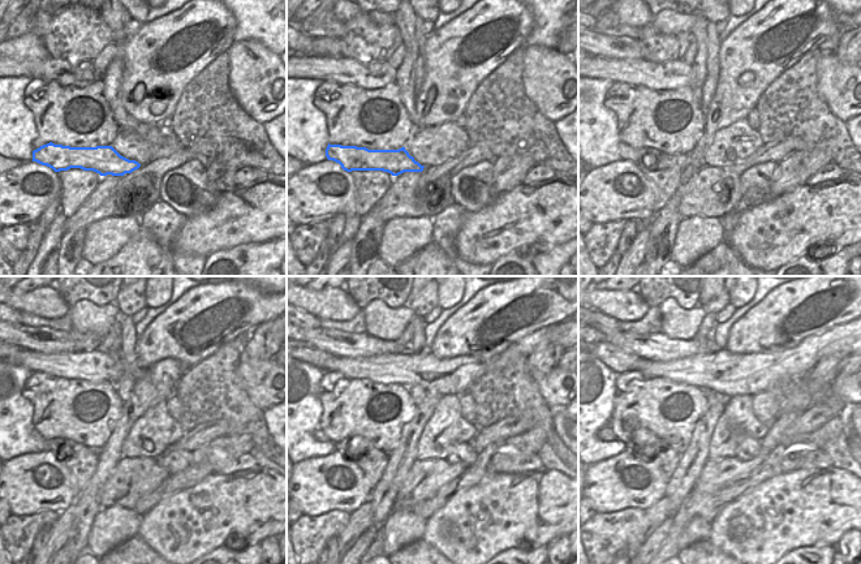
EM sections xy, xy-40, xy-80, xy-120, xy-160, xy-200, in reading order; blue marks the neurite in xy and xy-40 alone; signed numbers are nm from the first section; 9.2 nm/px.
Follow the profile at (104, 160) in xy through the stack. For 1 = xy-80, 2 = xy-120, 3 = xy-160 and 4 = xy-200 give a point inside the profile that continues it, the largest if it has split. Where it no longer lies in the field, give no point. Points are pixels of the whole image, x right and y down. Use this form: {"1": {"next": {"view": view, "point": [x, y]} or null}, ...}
{"1": {"next": {"view": "xy-80", "point": [662, 160]}}, "2": {"next": {"view": "xy-120", "point": [42, 443]}}, "3": {"next": {"view": "xy-160", "point": [318, 435]}}, "4": {"next": {"view": "xy-200", "point": [605, 434]}}}

